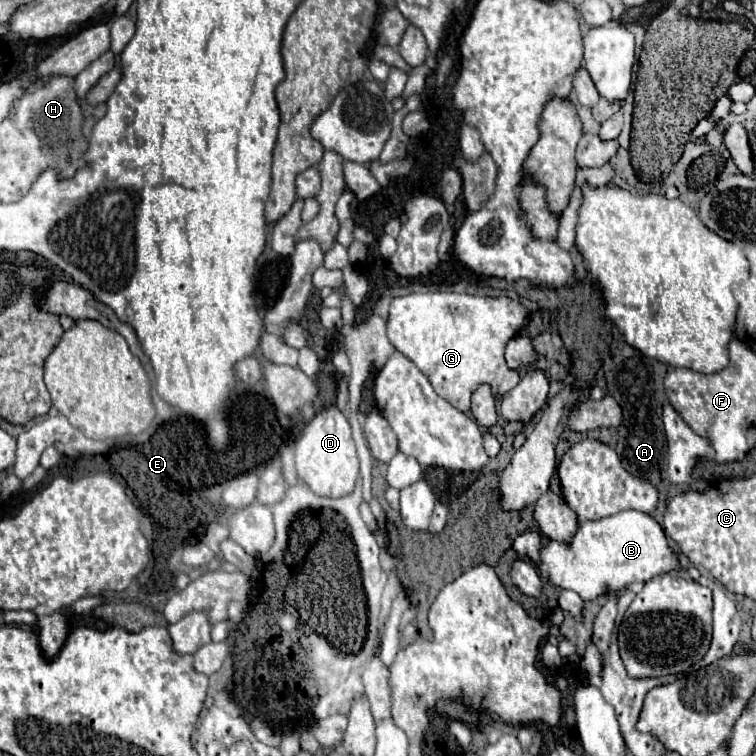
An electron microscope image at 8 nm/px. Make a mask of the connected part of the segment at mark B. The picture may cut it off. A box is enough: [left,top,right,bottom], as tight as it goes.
[512,511,678,601]

